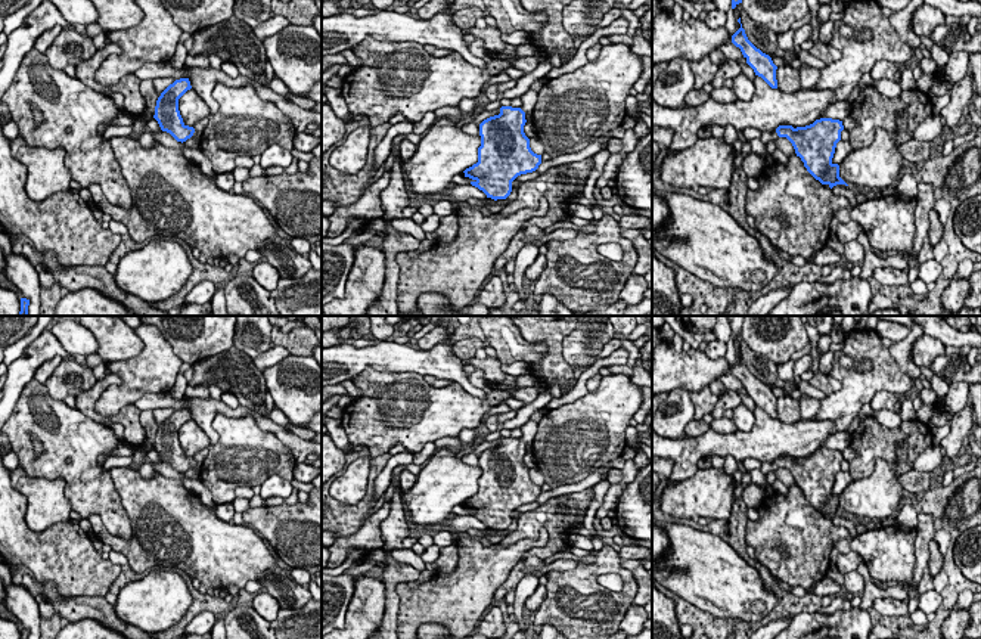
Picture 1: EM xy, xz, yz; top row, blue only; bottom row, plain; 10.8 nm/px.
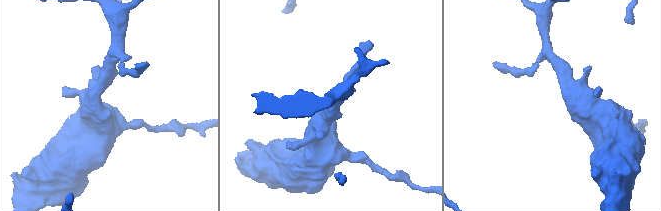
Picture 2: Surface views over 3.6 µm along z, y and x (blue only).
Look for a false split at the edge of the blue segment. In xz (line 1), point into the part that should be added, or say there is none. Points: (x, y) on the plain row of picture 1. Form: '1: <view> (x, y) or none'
1: xz (530, 428)

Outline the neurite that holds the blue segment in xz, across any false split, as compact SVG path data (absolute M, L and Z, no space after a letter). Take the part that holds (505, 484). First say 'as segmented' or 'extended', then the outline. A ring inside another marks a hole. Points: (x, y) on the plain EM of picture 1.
extended; M530 419L521 431L521 438L502 437L499 446L479 455L478 493L463 502L472 517L494 531L506 530L512 522L512 512L535 502L541 494L541 486L531 481L524 463L525 444L533 443L537 422Z

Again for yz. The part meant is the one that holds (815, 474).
extended; M820 449L805 457L779 456L772 463L763 462L761 471L769 475L777 468L786 468L807 502L822 515L828 515L832 519L836 515L848 517L839 508L839 496L832 493L842 460L842 452Z

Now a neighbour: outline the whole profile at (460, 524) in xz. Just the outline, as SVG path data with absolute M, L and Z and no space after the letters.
M453 515L450 519L451 533L465 534L469 528L487 530L487 525L472 515Z

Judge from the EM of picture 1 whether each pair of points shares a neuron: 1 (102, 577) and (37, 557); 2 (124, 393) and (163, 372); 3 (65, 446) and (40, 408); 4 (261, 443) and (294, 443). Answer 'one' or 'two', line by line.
1: one
2: one
3: one
4: two

